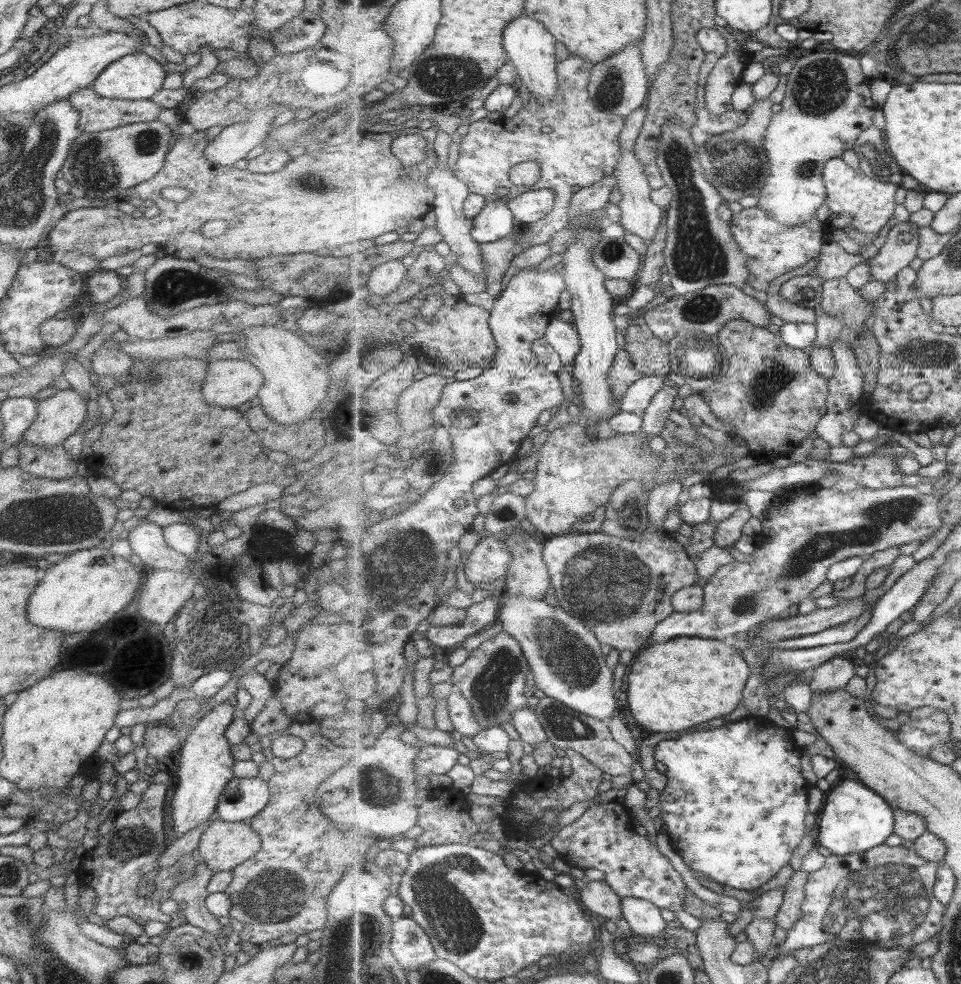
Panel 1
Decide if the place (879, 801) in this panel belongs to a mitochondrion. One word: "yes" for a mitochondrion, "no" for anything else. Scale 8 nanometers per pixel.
no

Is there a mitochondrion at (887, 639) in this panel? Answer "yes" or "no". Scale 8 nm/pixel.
no

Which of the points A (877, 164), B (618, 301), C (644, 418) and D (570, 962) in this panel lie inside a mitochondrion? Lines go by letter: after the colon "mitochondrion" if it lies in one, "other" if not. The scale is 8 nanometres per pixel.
A: mitochondrion
B: other
C: other
D: other

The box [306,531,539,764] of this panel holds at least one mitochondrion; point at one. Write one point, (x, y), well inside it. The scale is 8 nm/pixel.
(493, 687)

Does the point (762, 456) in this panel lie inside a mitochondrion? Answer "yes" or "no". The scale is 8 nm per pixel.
no

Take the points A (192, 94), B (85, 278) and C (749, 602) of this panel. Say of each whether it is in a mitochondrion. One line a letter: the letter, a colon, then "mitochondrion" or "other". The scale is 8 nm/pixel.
A: other
B: other
C: mitochondrion

